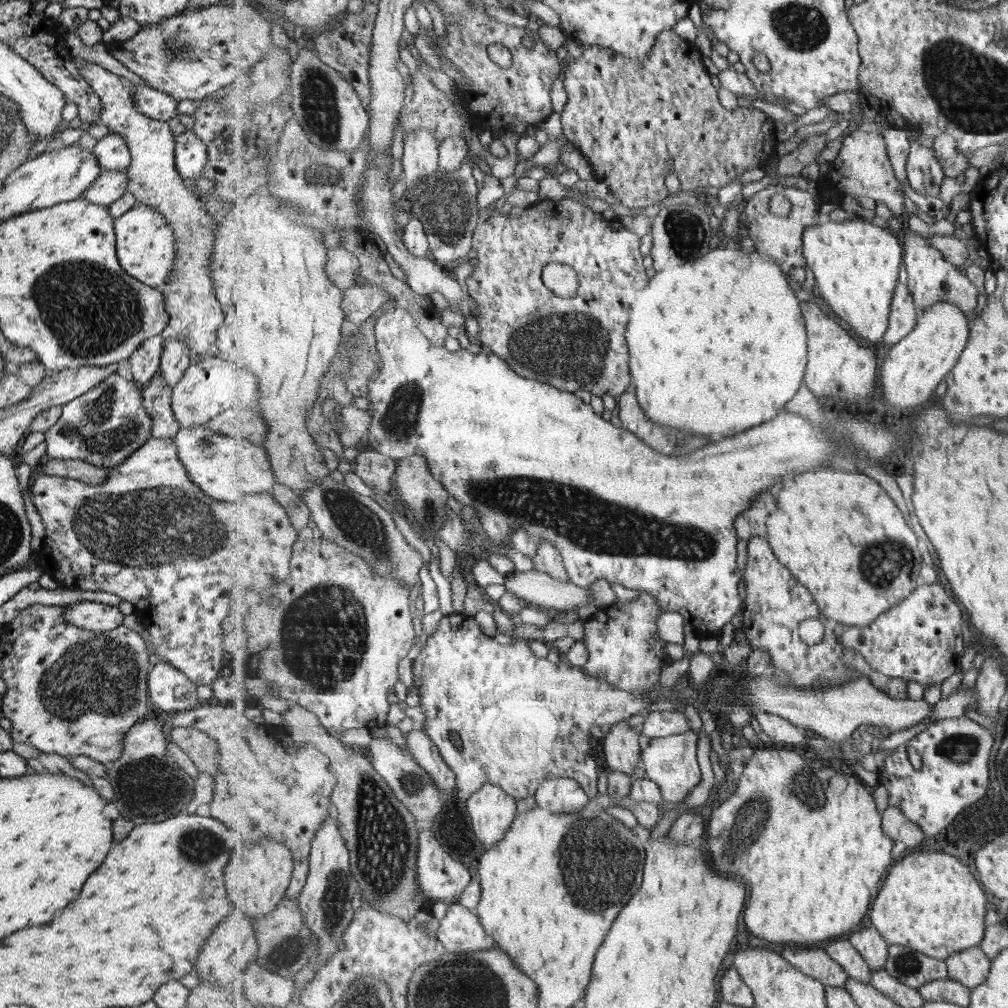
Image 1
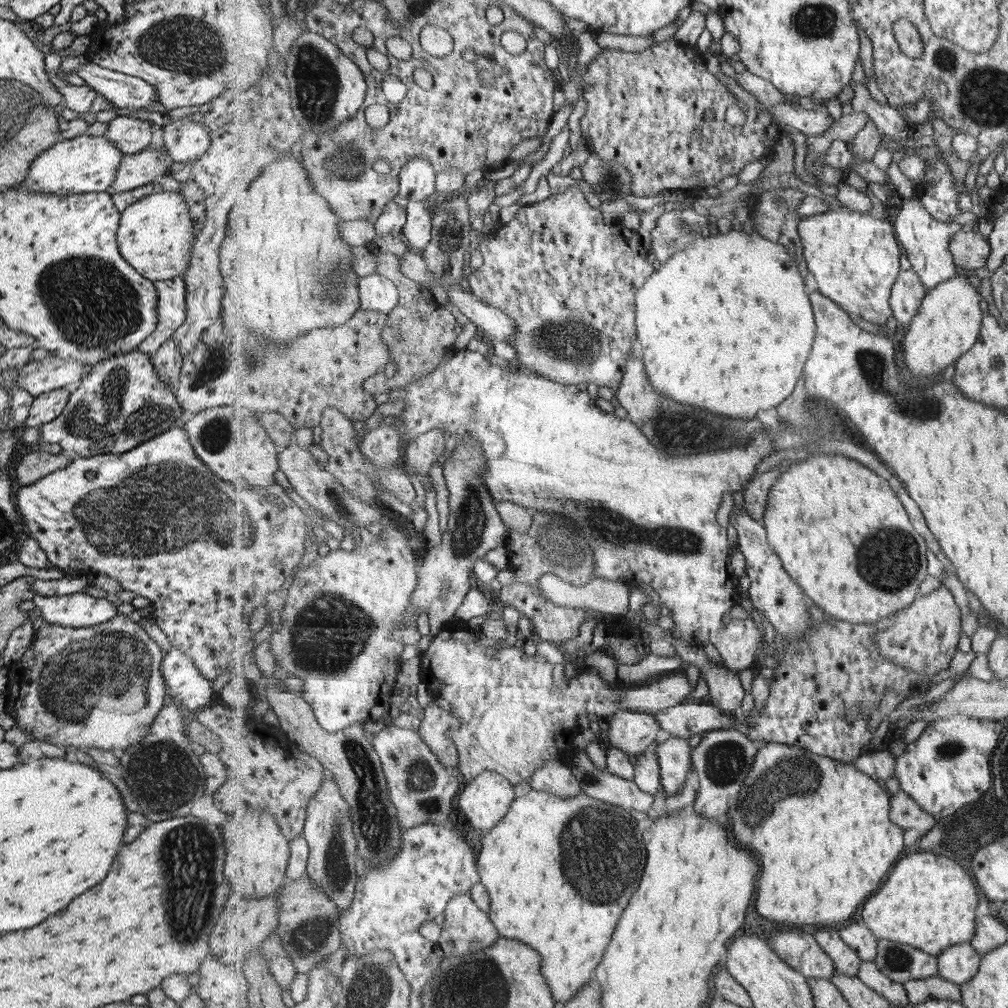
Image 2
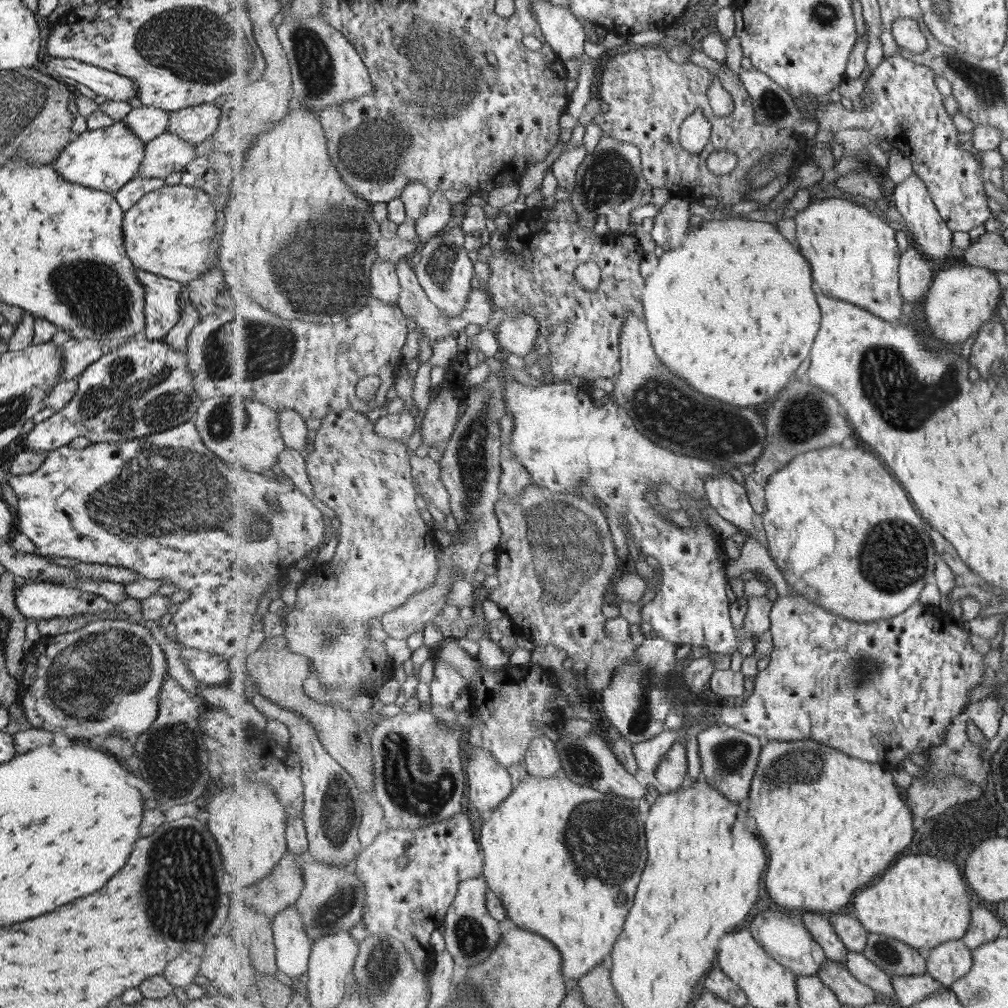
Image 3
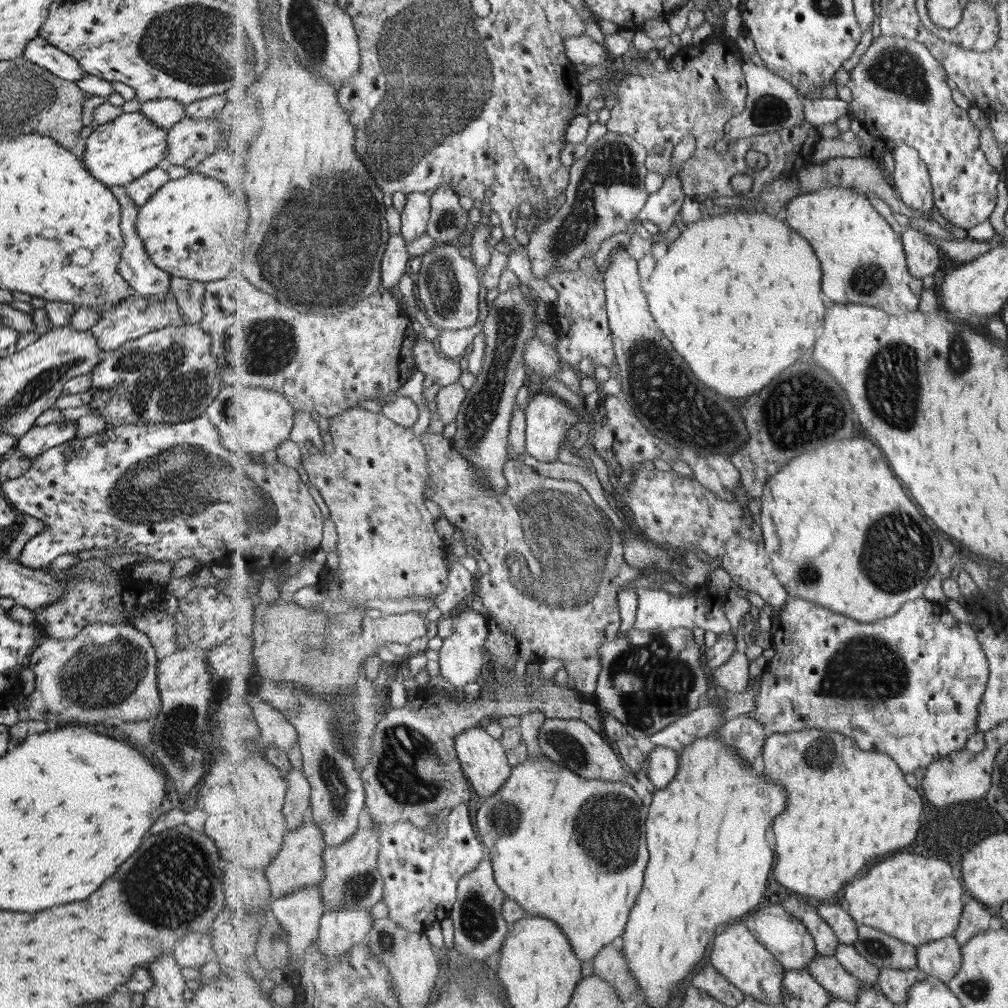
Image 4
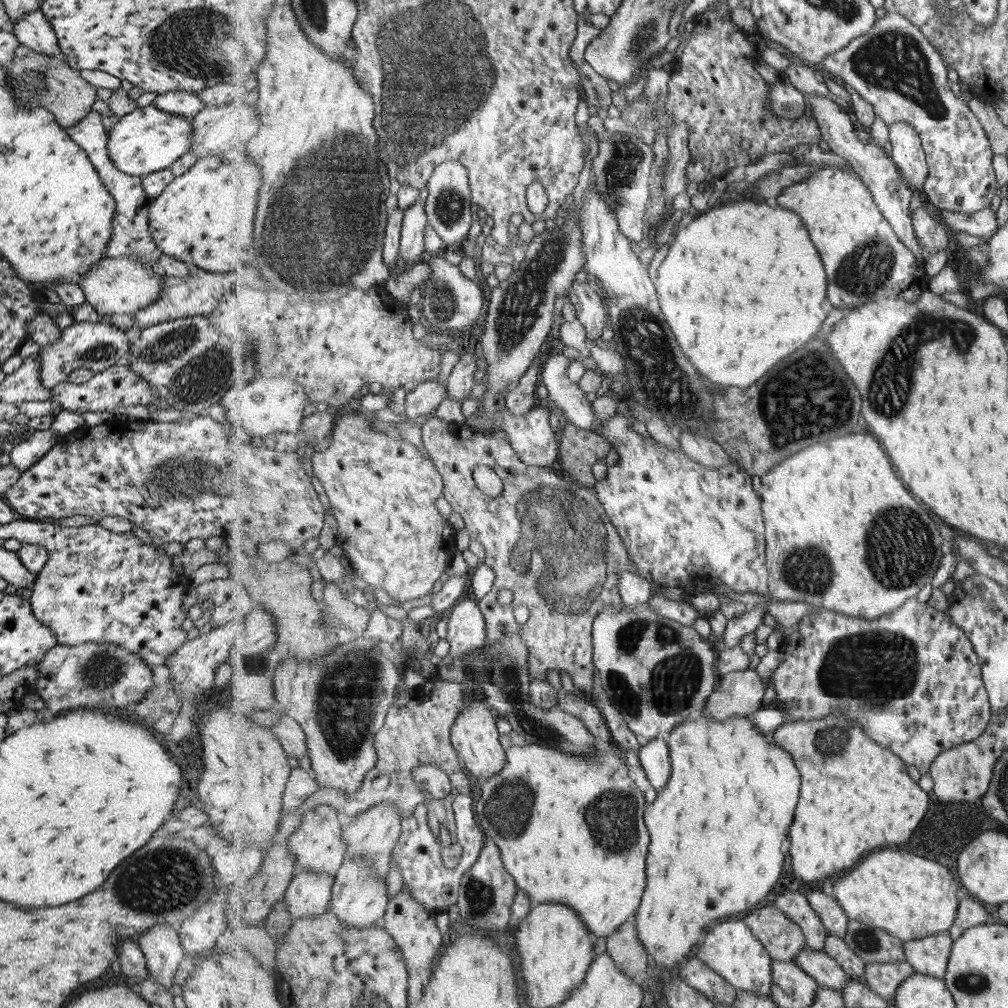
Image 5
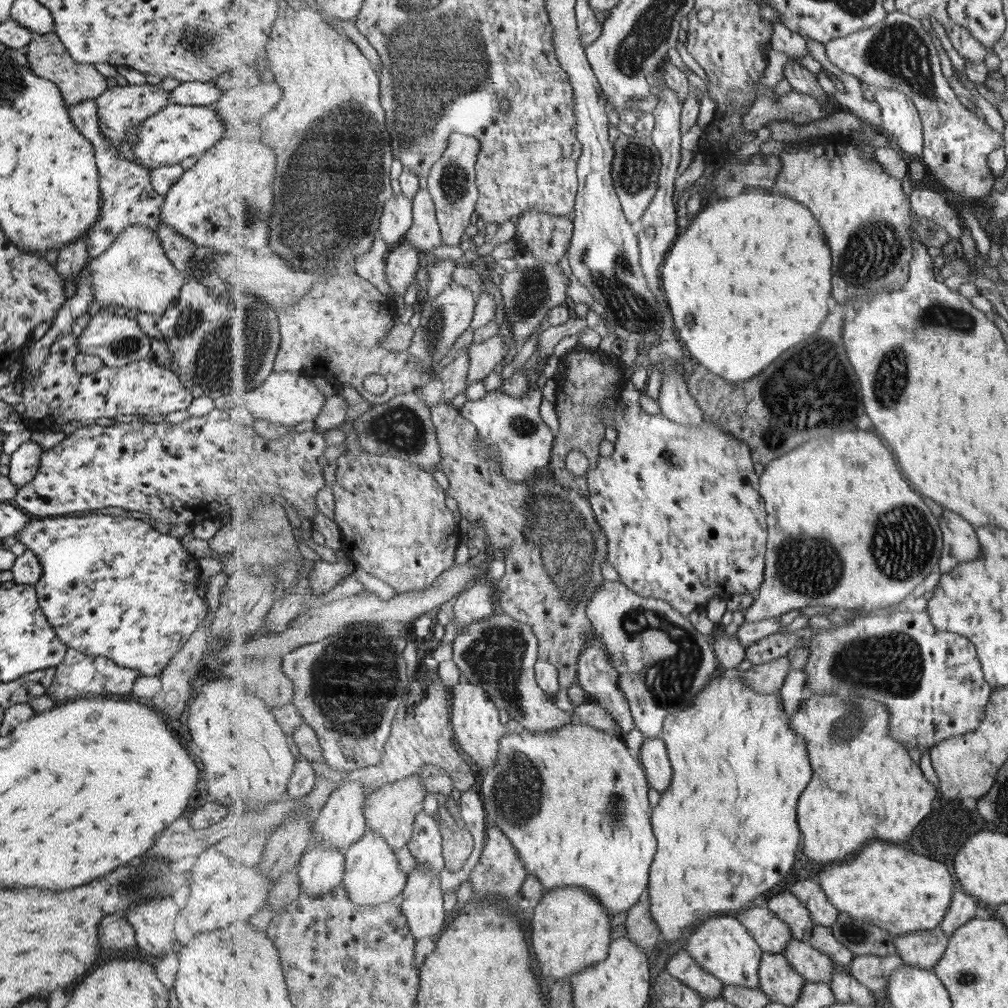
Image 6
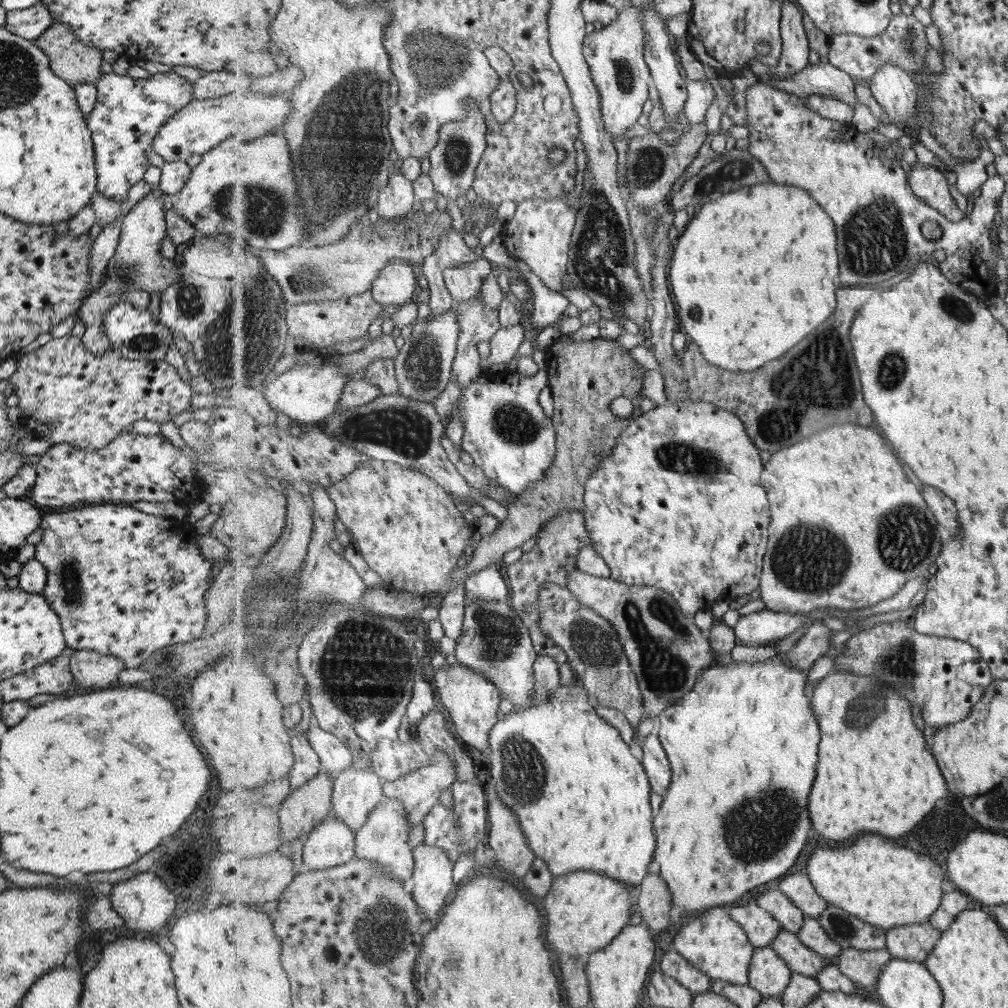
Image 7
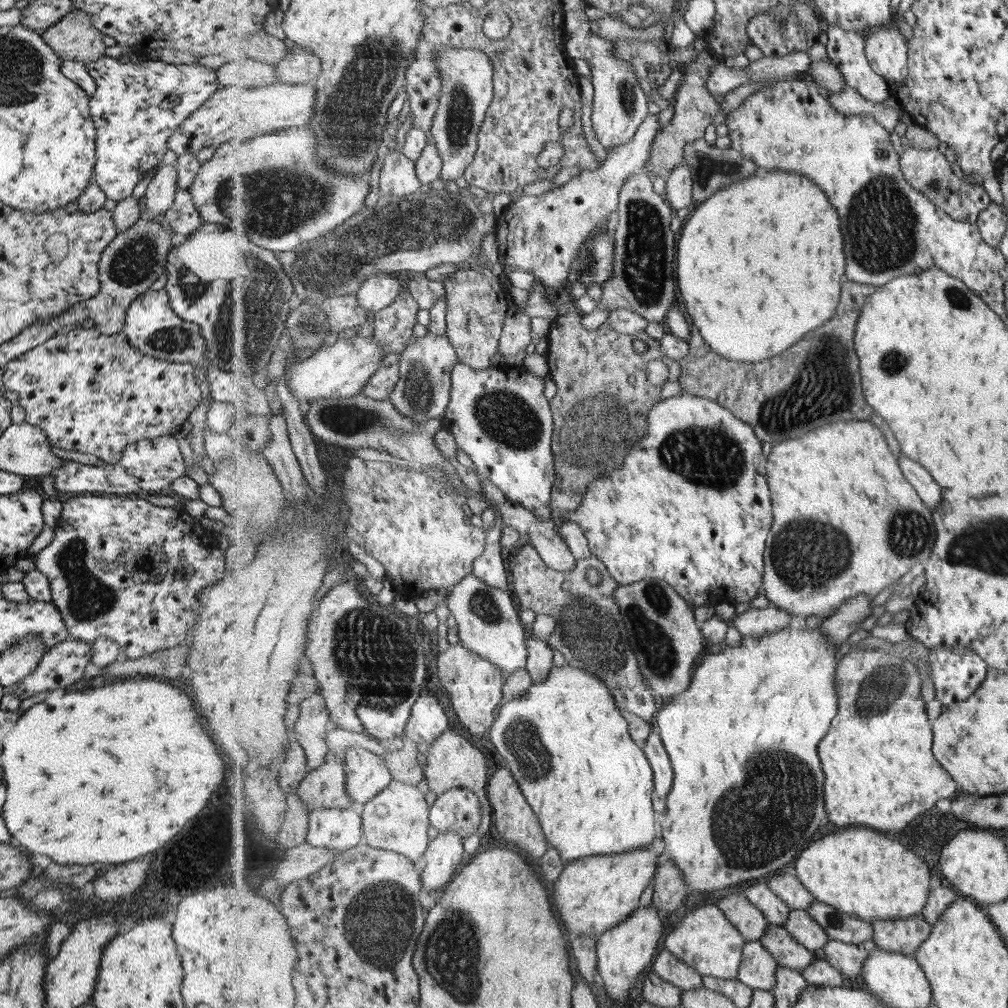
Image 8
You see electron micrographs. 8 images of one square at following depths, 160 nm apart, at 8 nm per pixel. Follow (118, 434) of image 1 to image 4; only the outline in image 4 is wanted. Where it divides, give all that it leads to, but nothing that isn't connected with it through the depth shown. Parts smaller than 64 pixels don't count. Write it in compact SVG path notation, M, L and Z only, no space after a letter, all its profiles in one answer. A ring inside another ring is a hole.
M178 322L121 343L119 348L104 355L98 365L89 372L89 380L91 380L89 392L93 399L88 406L98 411L94 417L103 420L104 428L131 424L139 426L155 424L155 422L177 424L202 417L205 408L221 390L220 366L210 353L210 346L210 336L200 329L198 323L184 325ZM116 420L120 420L121 425L115 425L113 421ZM65 421L47 424L46 426L31 426L15 444L21 453L20 457L32 460L53 446L69 442L75 436L77 422Z

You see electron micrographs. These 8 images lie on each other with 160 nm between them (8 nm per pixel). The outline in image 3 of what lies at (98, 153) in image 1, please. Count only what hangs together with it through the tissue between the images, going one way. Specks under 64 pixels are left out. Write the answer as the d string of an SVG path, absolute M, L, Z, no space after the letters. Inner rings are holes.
M141 105L131 110L122 118L133 134L143 142L149 142L153 137L166 130L169 112L154 106Z

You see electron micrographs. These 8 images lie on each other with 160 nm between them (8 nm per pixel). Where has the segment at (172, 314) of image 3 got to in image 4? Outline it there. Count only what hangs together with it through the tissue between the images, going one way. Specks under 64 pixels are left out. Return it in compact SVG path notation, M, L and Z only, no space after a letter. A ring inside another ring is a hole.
M111 186L110 191L120 206L120 229L123 246L117 263L117 274L125 280L133 293L143 296L155 295L162 299L162 296L170 288L170 276L164 270L155 266L137 234L135 217L138 213L138 206L126 195L124 186Z

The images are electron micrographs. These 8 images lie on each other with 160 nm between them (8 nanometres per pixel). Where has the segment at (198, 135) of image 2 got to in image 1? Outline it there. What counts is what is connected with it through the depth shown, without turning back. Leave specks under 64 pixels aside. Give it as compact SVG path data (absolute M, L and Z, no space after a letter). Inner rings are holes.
M192 131L174 136L174 169L182 179L195 180L206 163L205 143Z

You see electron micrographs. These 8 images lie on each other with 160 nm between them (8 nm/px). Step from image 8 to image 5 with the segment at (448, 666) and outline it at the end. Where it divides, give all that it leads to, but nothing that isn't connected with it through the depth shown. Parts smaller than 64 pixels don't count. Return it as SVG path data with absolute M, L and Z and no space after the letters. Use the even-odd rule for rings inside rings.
M480 701L469 704L455 721L452 728L452 743L456 751L465 761L466 769L476 777L480 784L489 780L495 773L501 772L507 764L506 749L499 740L497 717L493 718L491 708Z

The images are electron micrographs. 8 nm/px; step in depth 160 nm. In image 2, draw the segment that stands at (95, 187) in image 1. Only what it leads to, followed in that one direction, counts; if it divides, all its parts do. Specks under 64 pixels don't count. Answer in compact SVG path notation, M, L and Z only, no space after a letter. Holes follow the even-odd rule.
M145 147L135 154L125 155L117 167L111 187L106 192L111 196L116 192L153 183L167 173L172 162L164 147L160 149Z

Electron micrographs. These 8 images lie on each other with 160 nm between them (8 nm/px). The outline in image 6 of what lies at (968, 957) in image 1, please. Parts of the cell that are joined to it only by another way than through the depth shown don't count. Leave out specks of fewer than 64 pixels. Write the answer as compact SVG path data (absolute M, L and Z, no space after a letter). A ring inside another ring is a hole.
M939 927L907 933L907 936L895 937L894 941L897 954L904 959L905 964L917 965L931 971L944 957L950 938Z

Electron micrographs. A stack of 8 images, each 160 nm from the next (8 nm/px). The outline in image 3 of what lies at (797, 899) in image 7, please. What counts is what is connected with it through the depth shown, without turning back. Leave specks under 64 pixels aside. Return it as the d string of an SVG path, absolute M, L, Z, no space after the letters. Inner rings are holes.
M828 914L836 934L845 943L849 951L864 952L869 940L869 932L861 925L861 921L853 914Z

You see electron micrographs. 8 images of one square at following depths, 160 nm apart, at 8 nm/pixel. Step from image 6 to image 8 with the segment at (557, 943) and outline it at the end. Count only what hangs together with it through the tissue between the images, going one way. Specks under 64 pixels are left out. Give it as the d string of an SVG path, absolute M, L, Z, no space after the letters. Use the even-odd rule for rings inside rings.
M649 847L635 849L620 855L599 855L581 858L567 864L559 882L555 884L555 902L563 922L573 934L601 936L629 920L641 904L641 896L657 873L657 854Z

